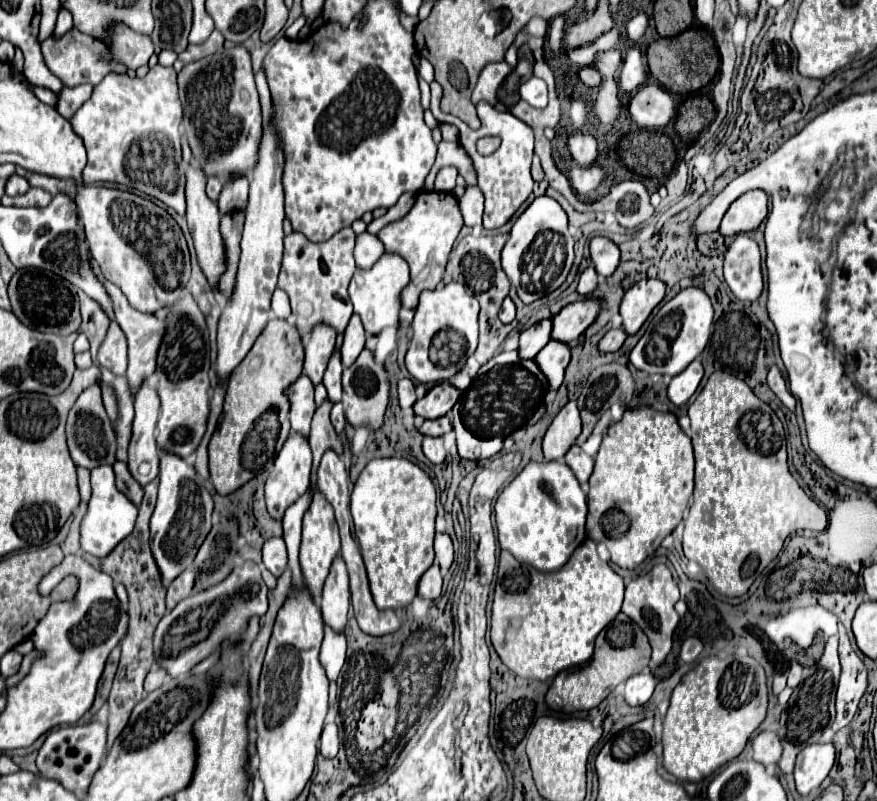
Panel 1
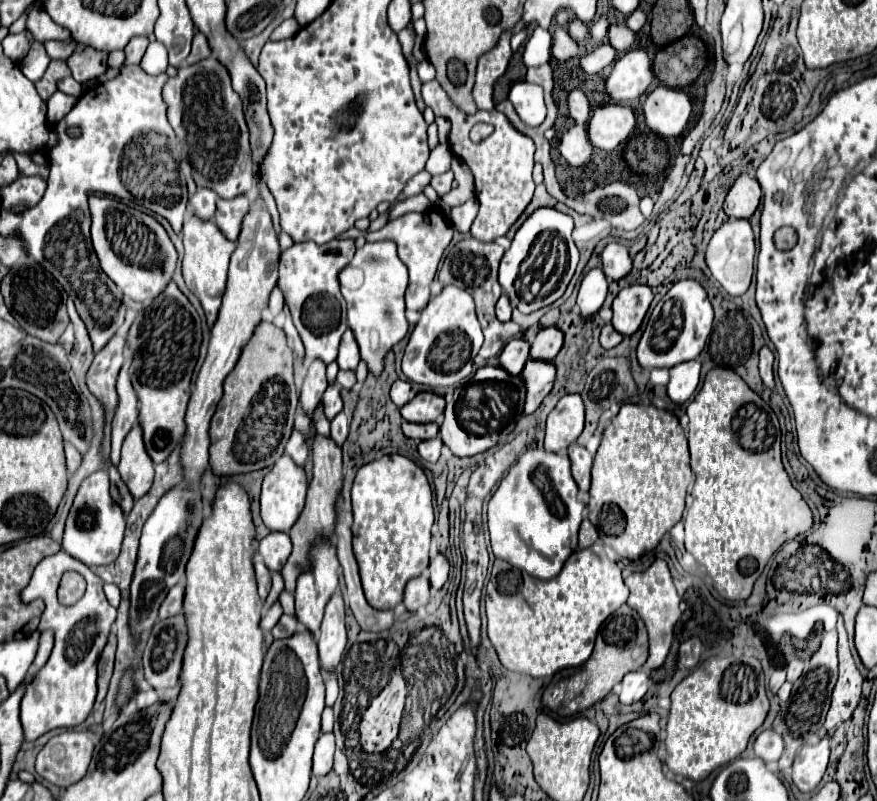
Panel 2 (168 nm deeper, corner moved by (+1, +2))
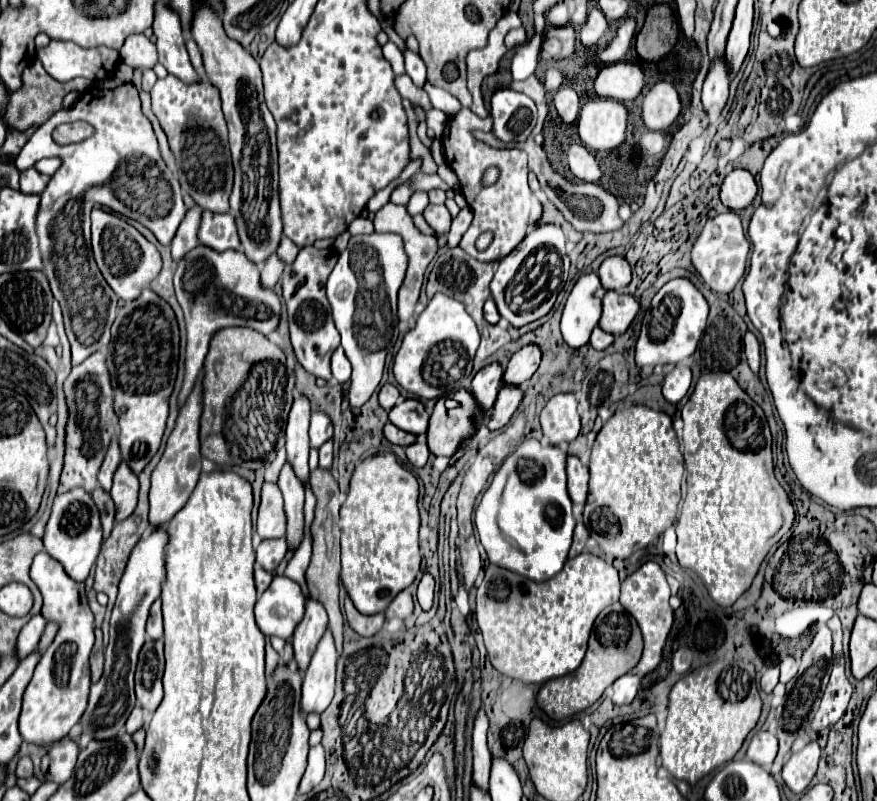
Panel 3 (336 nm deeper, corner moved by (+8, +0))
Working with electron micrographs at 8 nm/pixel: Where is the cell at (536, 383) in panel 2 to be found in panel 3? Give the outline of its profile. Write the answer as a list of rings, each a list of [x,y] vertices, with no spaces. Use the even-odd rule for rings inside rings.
[[[512,385],[500,387],[496,403],[492,407],[492,419],[488,421],[488,429],[490,431],[502,429],[510,421],[512,413],[518,409],[520,399],[522,399],[522,391],[518,387],[512,387]]]

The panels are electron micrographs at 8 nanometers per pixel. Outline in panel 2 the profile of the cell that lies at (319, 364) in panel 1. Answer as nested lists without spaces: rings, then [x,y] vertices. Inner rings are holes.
[[[313,361],[309,365],[309,371],[307,371],[307,377],[303,381],[301,395],[299,395],[299,403],[301,403],[301,407],[305,409],[307,415],[311,415],[311,411],[321,401],[321,395],[323,395],[325,387],[327,387],[325,367],[327,365],[323,365],[323,361]]]

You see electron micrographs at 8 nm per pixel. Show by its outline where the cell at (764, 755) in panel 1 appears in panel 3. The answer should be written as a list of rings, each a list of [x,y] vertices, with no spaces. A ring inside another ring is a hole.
[[[760,729],[754,733],[754,737],[750,739],[750,745],[748,745],[748,753],[746,757],[762,767],[770,767],[774,757],[776,757],[776,751],[778,751],[778,739],[776,735]]]

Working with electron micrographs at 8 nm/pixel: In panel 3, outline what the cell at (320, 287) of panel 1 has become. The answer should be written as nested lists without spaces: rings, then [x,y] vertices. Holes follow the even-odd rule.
[[[304,247],[300,249],[296,261],[292,265],[286,265],[284,275],[282,275],[282,289],[284,289],[284,301],[288,307],[288,323],[290,323],[290,339],[292,339],[292,347],[294,353],[300,361],[300,365],[312,373],[314,377],[322,377],[328,381],[332,381],[332,373],[330,373],[330,357],[334,353],[334,349],[340,345],[340,333],[336,331],[332,319],[330,319],[330,307],[326,301],[326,291],[324,291],[324,283],[332,271],[332,267],[336,265],[338,259],[338,251],[336,249],[316,249],[316,247]]]

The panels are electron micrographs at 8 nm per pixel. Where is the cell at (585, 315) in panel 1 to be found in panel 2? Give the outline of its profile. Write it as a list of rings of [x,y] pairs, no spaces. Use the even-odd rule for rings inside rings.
[[[545,327],[539,331],[535,341],[531,343],[529,357],[553,361],[561,347],[563,347],[563,331],[559,331],[559,327]]]

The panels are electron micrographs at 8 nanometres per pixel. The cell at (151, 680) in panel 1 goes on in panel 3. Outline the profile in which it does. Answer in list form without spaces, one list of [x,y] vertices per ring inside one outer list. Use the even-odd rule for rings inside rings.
[[[134,707],[132,709],[132,713],[130,713],[130,717],[128,717],[128,721],[126,721],[126,731],[130,733],[130,735],[134,735],[138,729],[142,729],[144,727],[144,711],[142,711],[142,707]]]

